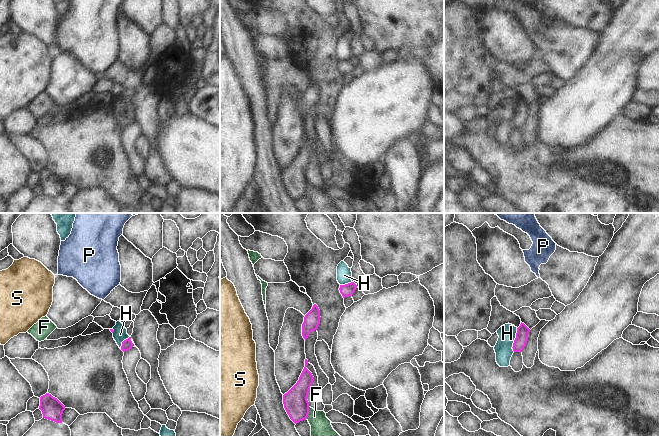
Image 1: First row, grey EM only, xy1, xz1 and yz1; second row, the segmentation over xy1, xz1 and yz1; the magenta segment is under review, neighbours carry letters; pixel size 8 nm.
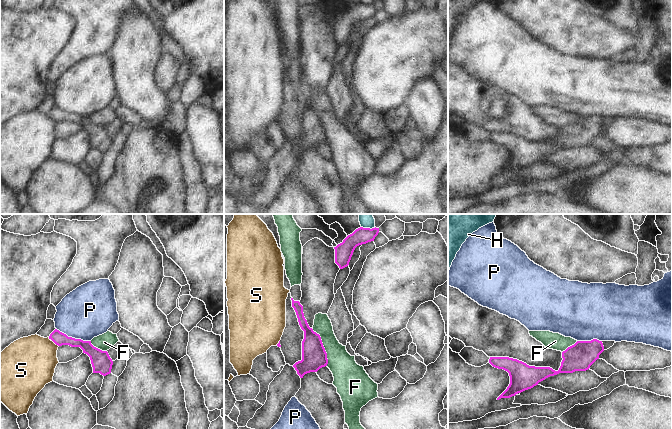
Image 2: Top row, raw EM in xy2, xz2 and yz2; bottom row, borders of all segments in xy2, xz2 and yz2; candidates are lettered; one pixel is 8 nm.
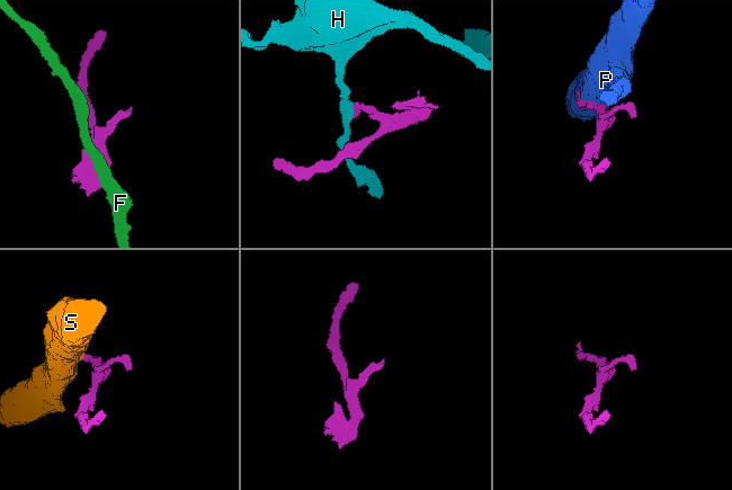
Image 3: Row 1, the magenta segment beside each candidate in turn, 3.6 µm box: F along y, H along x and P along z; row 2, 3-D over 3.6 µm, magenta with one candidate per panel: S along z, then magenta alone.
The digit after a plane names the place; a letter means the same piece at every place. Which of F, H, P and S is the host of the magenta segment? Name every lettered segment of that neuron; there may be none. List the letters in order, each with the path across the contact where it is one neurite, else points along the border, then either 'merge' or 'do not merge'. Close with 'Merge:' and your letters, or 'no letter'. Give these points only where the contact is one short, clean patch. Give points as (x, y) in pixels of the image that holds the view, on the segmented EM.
F: do not merge
H: along yz1 (517, 328), (511, 347) | do not merge
P: do not merge
S: along xy2 (52, 340), (58, 346) | do not merge
Merge: no letter

